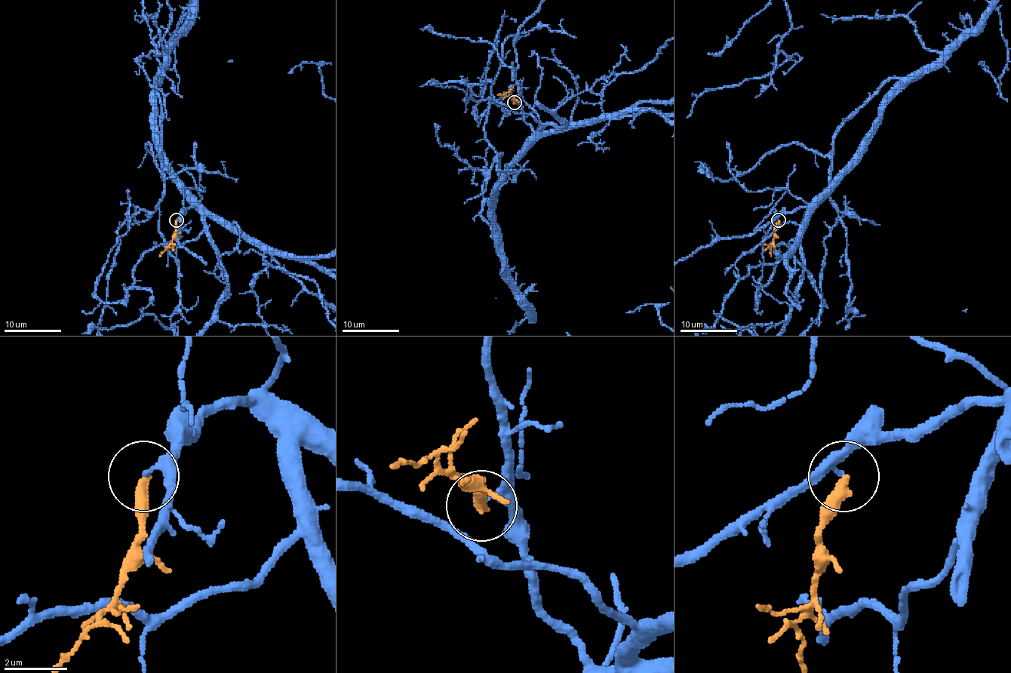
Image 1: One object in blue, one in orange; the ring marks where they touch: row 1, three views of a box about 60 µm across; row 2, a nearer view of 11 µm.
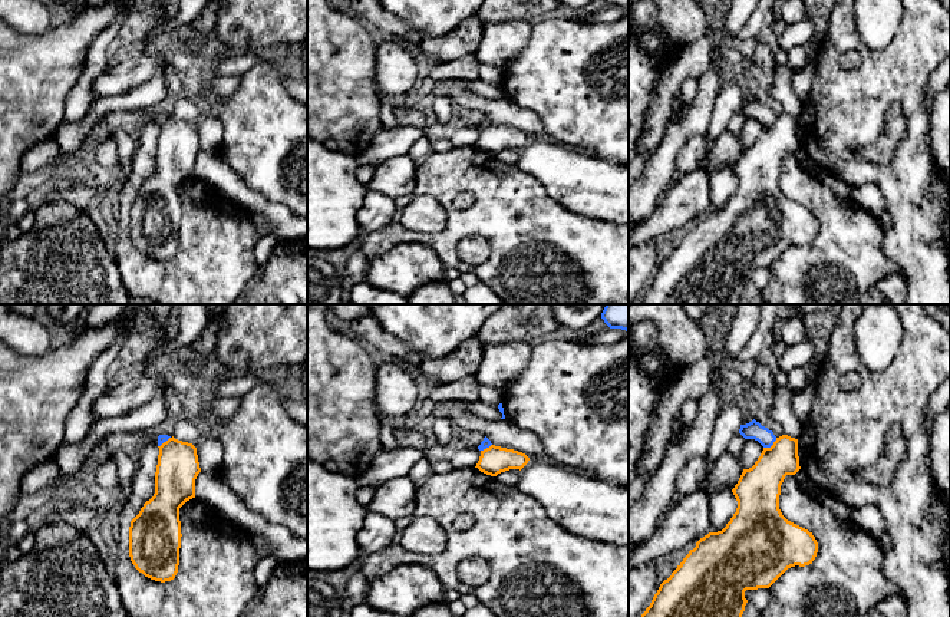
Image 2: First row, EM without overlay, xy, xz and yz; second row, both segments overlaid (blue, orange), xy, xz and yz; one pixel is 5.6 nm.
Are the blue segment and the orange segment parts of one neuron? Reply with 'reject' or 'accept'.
reject

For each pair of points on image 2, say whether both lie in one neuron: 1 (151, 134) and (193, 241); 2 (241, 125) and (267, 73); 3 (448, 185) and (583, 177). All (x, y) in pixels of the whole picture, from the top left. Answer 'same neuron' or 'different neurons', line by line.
1: same neuron
2: same neuron
3: different neurons

